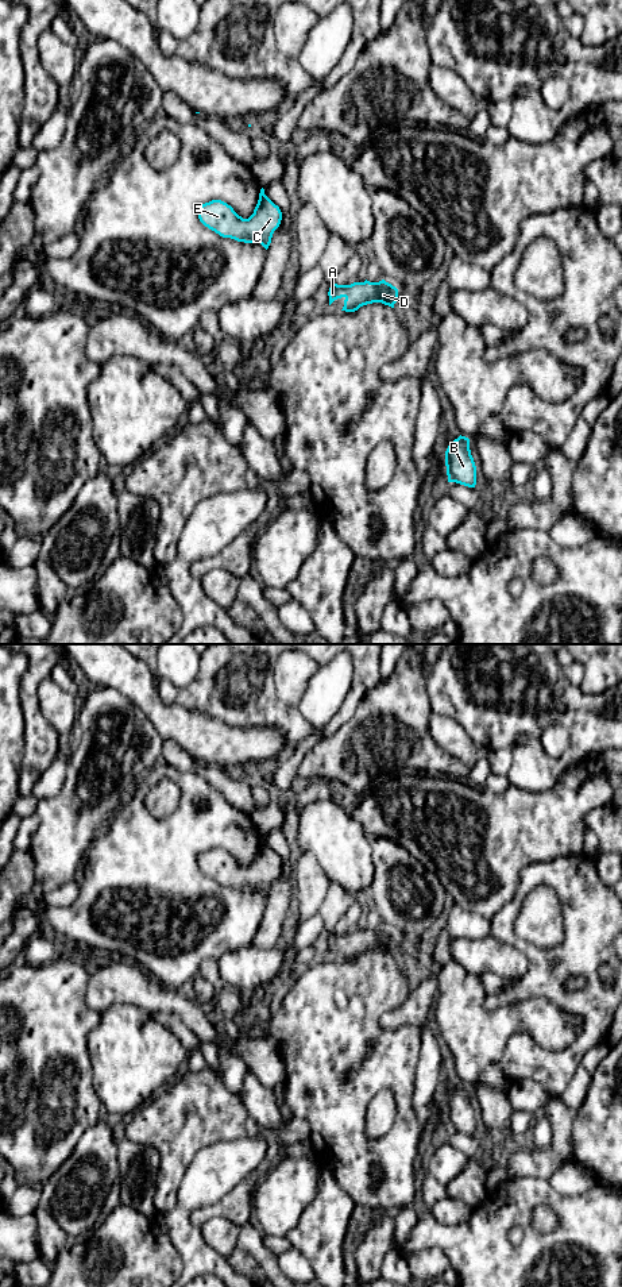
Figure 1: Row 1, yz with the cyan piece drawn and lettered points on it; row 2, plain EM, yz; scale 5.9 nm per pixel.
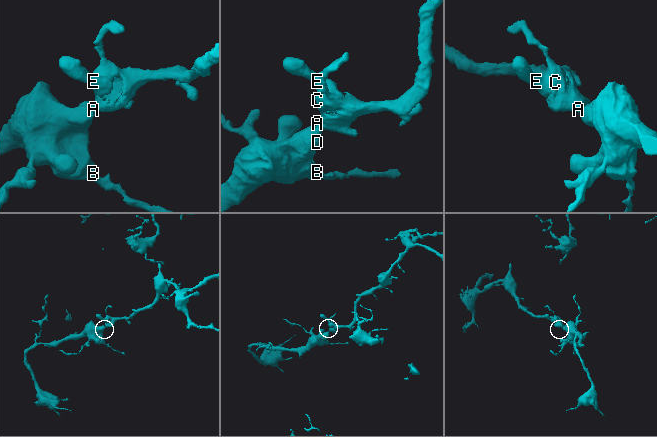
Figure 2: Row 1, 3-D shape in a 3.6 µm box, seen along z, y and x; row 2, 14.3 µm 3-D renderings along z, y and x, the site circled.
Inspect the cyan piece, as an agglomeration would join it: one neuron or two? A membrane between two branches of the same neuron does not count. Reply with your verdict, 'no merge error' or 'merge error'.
no merge error

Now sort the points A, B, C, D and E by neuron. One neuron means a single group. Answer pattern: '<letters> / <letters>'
A B C D E

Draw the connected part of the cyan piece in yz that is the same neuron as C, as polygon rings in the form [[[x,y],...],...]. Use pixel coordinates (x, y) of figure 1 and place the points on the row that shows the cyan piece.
[[[260,189],[258,204],[248,219],[239,216],[231,205],[212,200],[198,208],[200,221],[223,238],[244,243],[260,243],[266,250],[279,227],[282,212]]]

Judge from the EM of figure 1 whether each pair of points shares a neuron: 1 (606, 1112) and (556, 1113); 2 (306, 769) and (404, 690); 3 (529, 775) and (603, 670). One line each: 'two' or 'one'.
1: two
2: one
3: two

